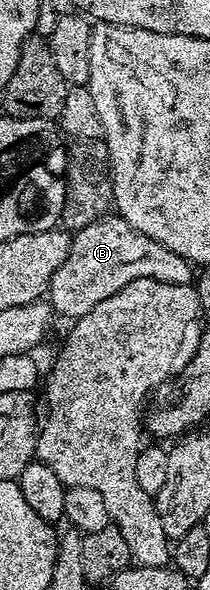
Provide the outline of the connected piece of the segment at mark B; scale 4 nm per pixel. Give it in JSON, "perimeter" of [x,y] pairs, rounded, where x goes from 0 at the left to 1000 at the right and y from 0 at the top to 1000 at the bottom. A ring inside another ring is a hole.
{"perimeter":[[[519,364],[357,390],[338,403],[333,425],[276,459],[257,459],[219,498],[252,525],[319,541],[410,534],[410,527],[467,520],[486,507],[524,507],[524,500],[581,493],[581,486],[638,480],[638,473],[710,469],[852,483],[919,475],[914,444],[867,439],[867,432],[829,432],[771,419],[771,412],[733,412],[733,405],[676,398],[676,392],[638,392],[638,385],[562,364]]]}

